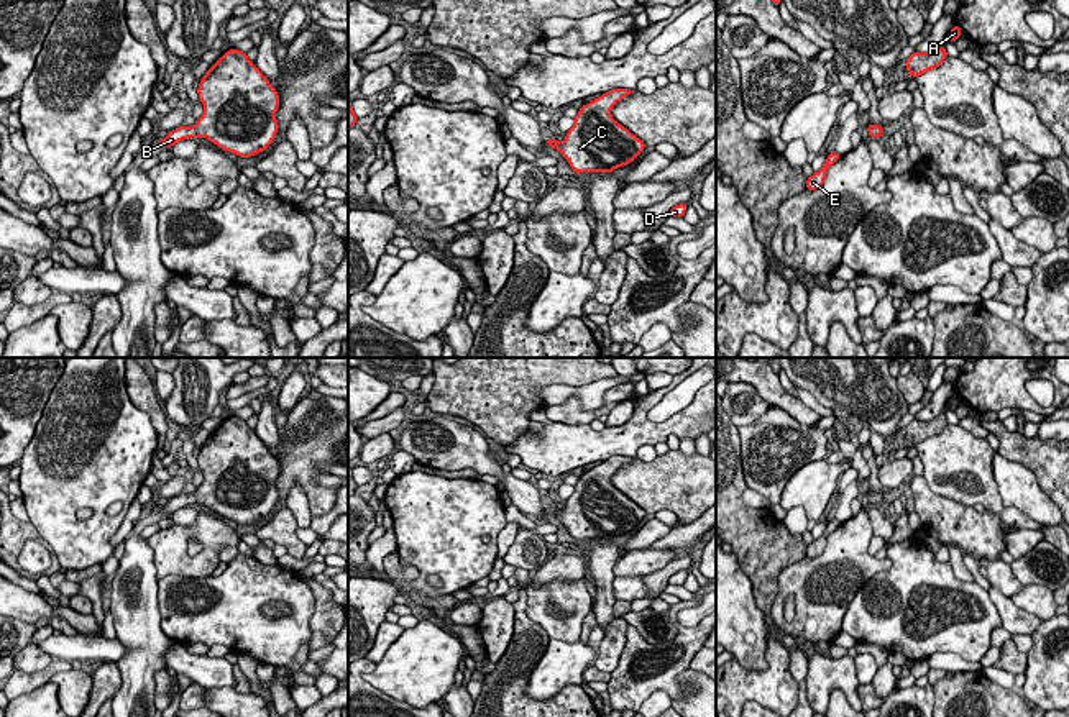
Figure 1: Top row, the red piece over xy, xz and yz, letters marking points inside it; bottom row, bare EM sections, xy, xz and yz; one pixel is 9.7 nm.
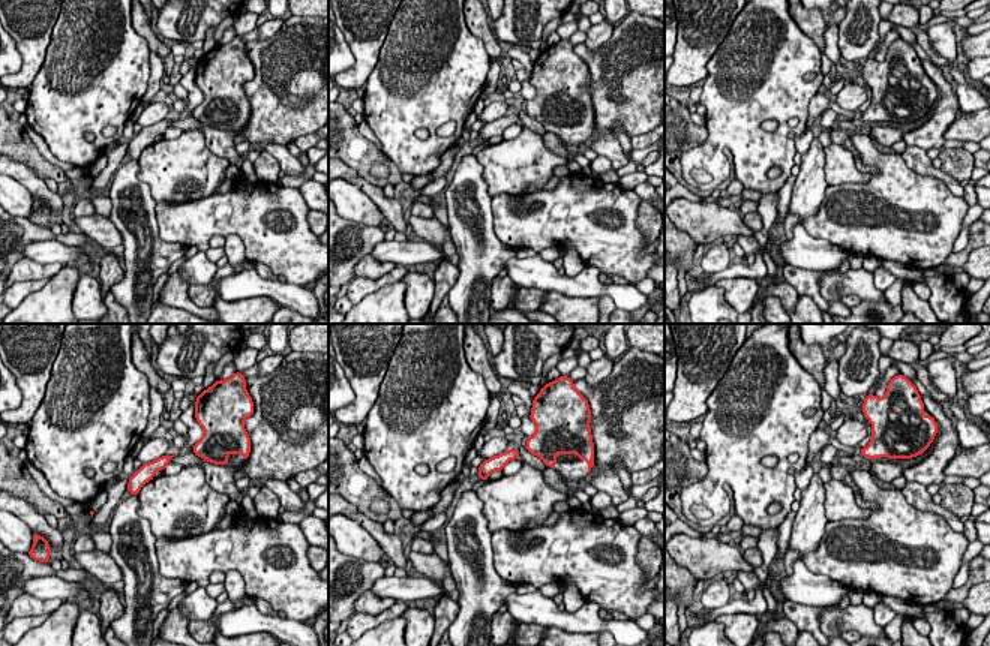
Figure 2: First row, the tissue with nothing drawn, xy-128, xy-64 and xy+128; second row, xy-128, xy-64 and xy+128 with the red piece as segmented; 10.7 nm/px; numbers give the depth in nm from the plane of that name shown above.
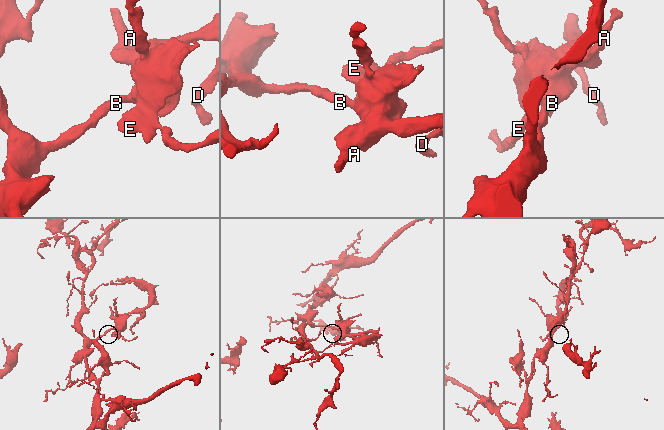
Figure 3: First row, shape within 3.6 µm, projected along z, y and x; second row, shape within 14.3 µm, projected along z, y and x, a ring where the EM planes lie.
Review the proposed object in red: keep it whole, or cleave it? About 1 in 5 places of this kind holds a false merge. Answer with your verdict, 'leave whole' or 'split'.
leave whole

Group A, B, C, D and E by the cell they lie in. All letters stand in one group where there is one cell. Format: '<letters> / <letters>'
A B C D E

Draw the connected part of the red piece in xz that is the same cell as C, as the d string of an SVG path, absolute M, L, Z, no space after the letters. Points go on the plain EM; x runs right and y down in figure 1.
M611 456L583 473L565 507L560 510L550 505L547 514L560 518L575 541L611 541L631 532L645 517L645 510L611 484L612 474L631 461L634 458Z

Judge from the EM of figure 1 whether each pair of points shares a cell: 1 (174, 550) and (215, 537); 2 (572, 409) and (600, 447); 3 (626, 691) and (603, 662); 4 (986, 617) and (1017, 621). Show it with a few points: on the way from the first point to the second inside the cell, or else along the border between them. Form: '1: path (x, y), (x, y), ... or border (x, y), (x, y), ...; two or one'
1: path (183, 540), (189, 534), (206, 534); one
2: border (554, 422), (588, 425); two
3: border (626, 637), (618, 666), (611, 673); two
4: border (987, 591), (1002, 625); two

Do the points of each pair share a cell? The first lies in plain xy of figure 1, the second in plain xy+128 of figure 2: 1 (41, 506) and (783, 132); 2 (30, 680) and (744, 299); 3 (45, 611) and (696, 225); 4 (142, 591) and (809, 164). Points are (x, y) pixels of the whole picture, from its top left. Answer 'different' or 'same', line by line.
1: same
2: different
3: same
4: same

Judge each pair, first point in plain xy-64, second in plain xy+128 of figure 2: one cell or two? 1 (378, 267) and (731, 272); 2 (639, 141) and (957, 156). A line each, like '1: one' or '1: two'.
1: two
2: two

